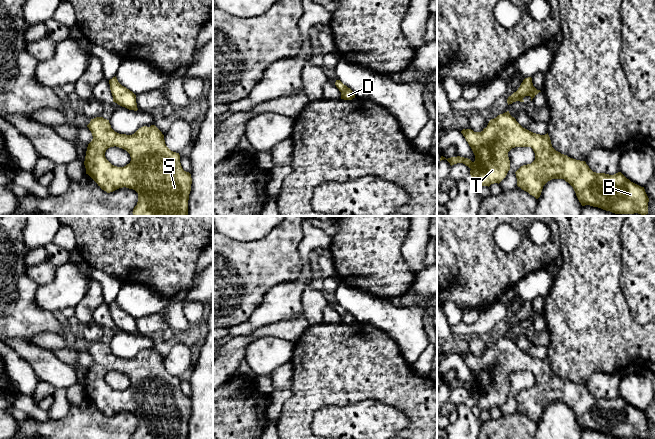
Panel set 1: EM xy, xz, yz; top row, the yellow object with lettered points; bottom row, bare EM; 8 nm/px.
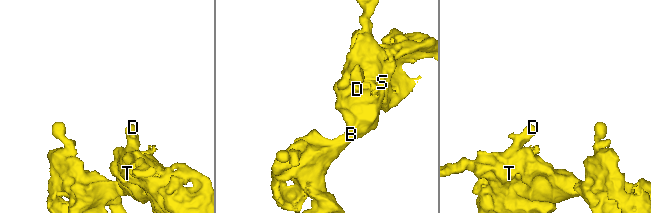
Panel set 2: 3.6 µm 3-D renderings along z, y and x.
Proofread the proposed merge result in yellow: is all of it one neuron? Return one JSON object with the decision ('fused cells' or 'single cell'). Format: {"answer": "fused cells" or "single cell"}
{"answer": "single cell"}

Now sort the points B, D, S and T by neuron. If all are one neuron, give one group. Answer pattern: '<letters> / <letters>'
B D S T

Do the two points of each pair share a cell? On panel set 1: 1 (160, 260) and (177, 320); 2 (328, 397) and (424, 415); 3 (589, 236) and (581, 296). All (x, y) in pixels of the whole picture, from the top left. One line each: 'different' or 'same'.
1: different
2: same
3: same

